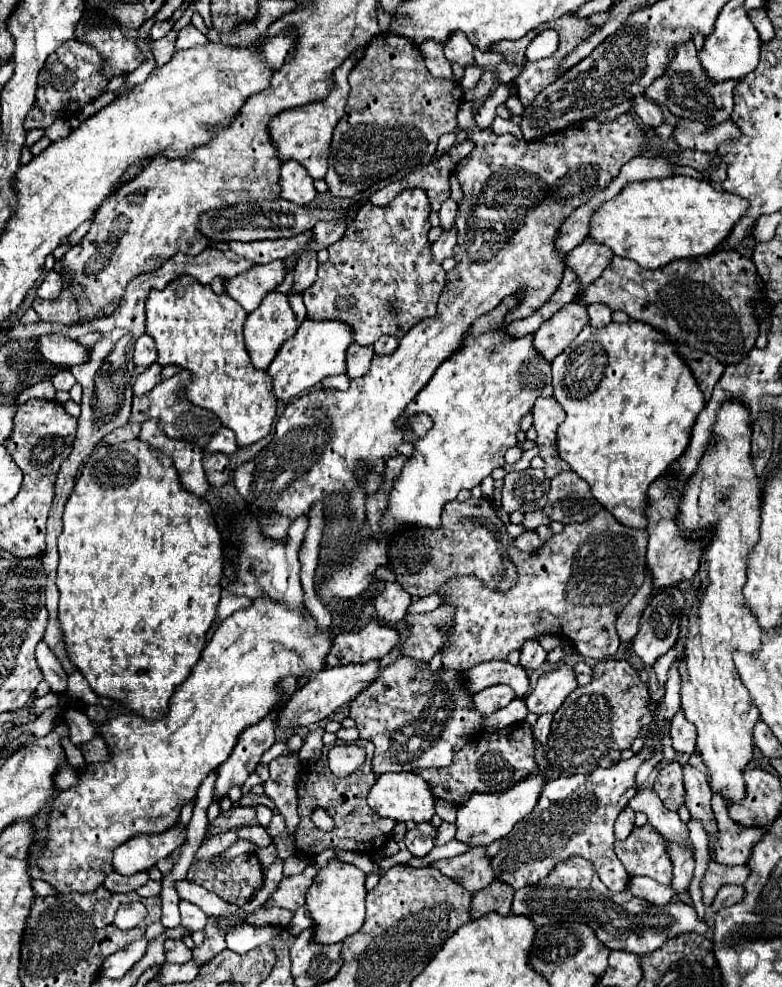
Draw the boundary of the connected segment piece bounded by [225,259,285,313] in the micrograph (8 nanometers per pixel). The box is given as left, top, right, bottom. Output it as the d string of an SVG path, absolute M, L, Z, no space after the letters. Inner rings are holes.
M275 259L267 265L253 265L249 271L225 279L225 293L243 305L247 313L251 313L263 299L263 293L277 289L277 285L285 279L285 261Z

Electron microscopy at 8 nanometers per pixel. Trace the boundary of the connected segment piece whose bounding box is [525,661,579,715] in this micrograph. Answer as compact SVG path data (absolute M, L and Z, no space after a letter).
M561 661L559 667L541 673L535 689L525 697L525 705L531 713L543 715L543 713L555 713L565 697L577 689L577 677L573 671L573 665Z

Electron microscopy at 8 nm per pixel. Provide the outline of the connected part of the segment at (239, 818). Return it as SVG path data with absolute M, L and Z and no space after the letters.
M257 805L249 807L231 807L229 811L221 813L215 821L209 821L209 829L213 833L223 833L229 829L239 829L243 825L251 825L257 821Z

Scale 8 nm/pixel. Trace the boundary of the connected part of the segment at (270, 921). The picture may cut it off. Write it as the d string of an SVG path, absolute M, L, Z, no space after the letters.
M263 905L245 917L247 925L271 925L271 927L287 927L293 913L287 909L277 909L273 905Z

